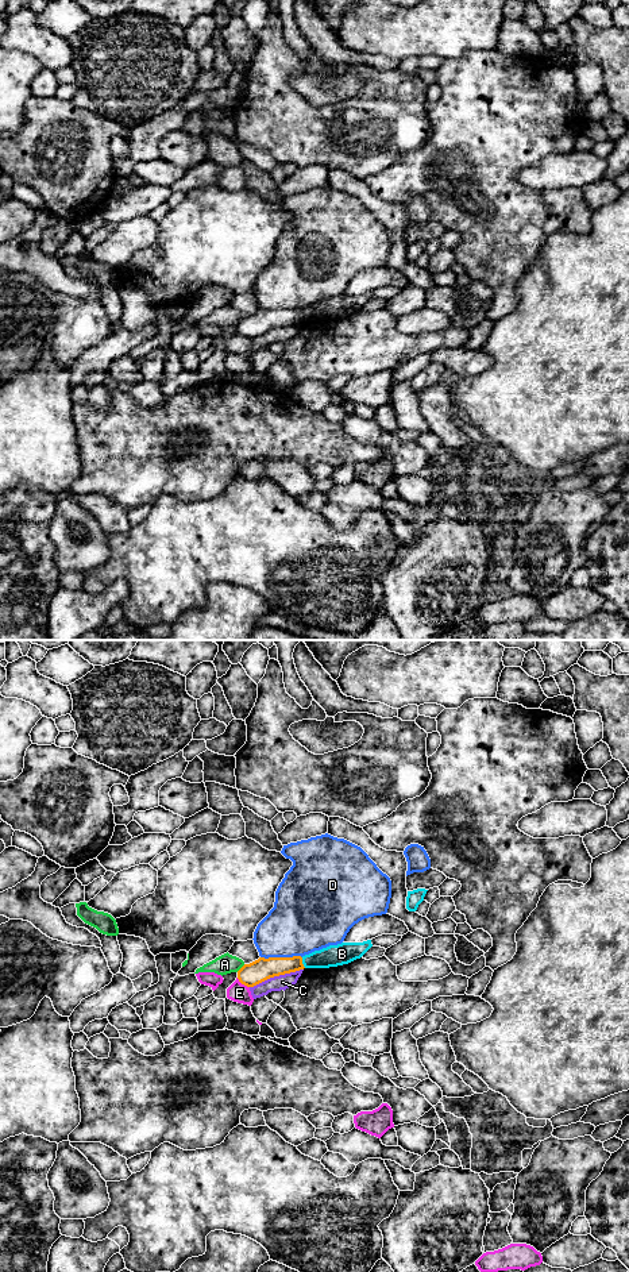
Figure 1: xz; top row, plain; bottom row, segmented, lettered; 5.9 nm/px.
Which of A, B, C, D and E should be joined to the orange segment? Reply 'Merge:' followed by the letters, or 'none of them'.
Merge: B

